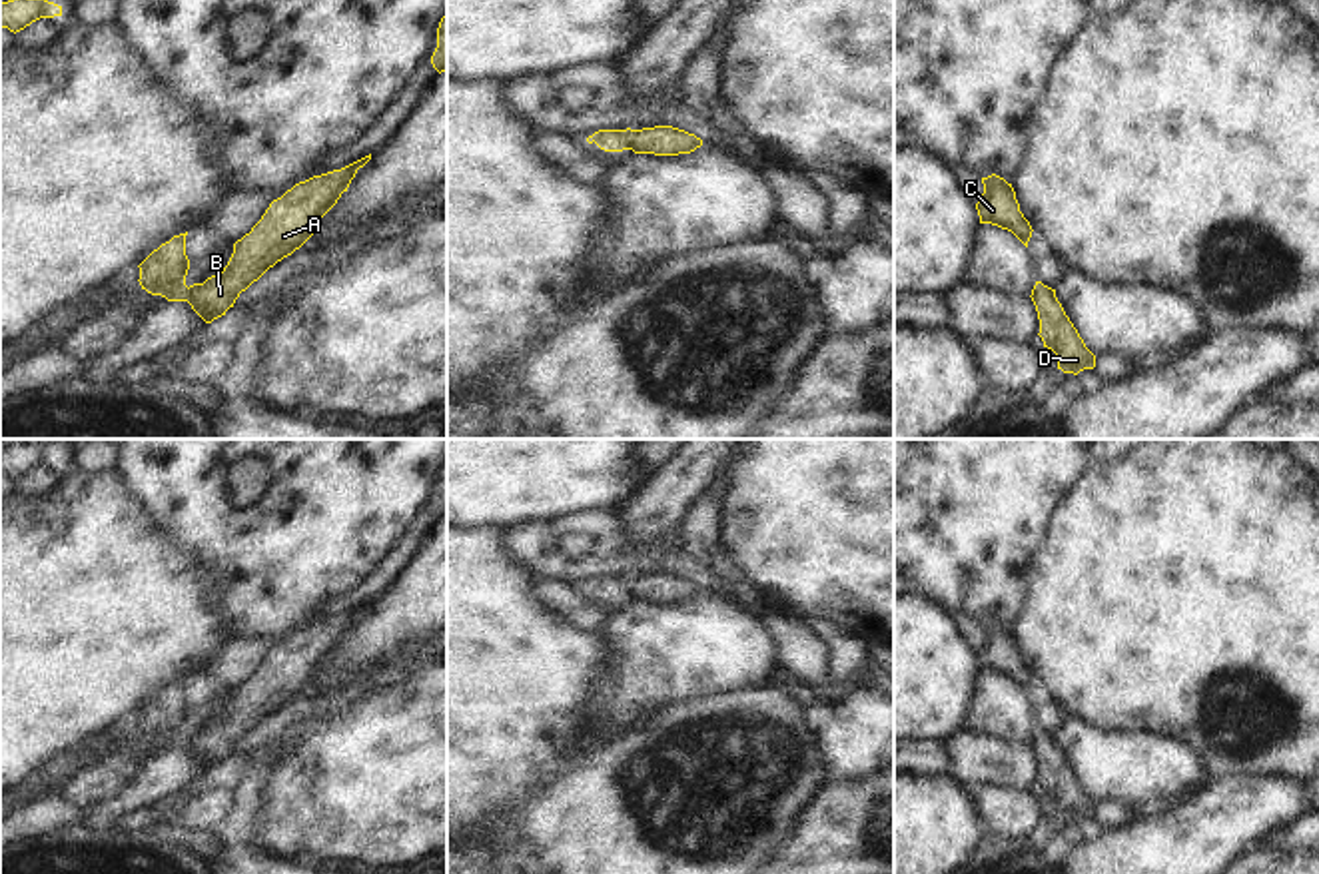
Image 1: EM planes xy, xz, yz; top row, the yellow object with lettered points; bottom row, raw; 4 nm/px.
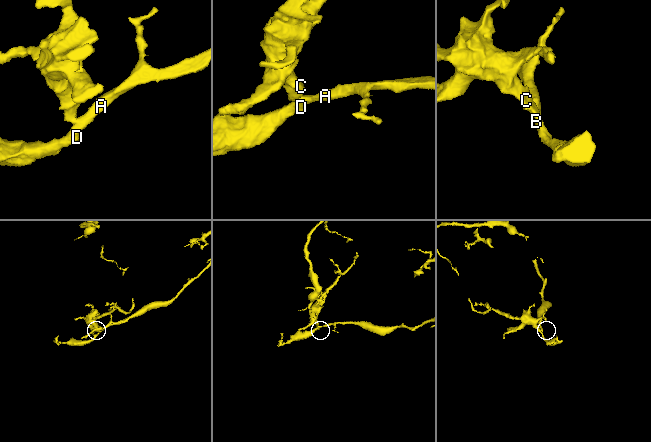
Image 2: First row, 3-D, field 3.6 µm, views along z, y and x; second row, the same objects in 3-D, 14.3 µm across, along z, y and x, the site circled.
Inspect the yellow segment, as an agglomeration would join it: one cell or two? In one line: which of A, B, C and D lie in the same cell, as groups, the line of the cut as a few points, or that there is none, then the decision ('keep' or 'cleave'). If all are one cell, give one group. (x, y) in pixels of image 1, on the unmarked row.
A B D / C; cut in xz along (637, 577), (631, 595); cleave

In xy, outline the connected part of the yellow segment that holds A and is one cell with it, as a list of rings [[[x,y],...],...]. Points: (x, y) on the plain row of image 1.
[[[371,601],[341,617],[313,623],[273,647],[251,678],[233,690],[227,712],[204,730],[188,734],[186,748],[192,756],[206,770],[225,762],[241,738],[315,680],[319,666],[369,607]]]

